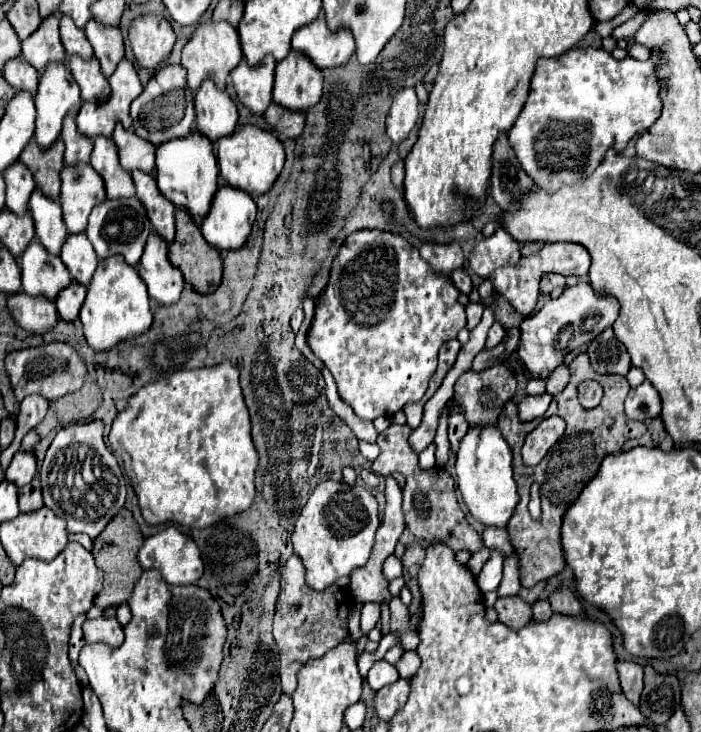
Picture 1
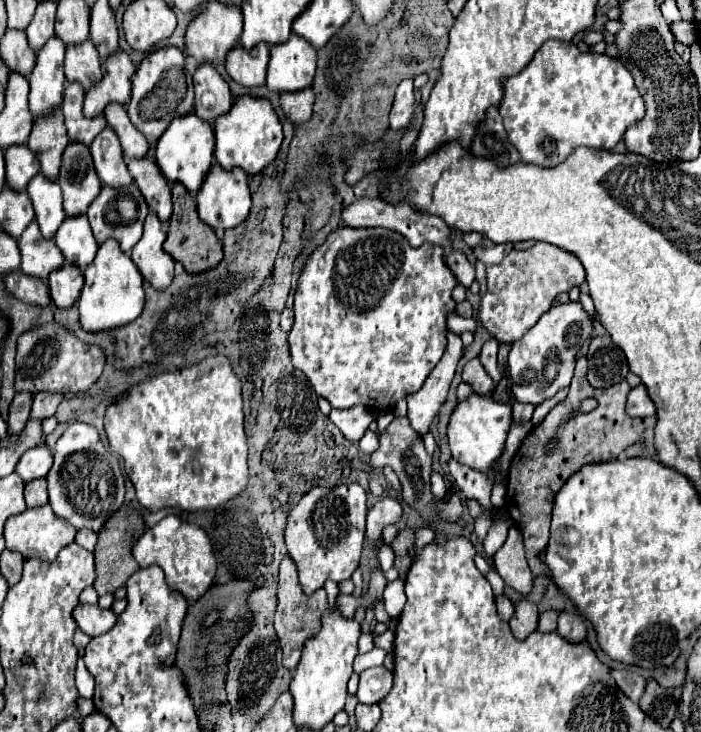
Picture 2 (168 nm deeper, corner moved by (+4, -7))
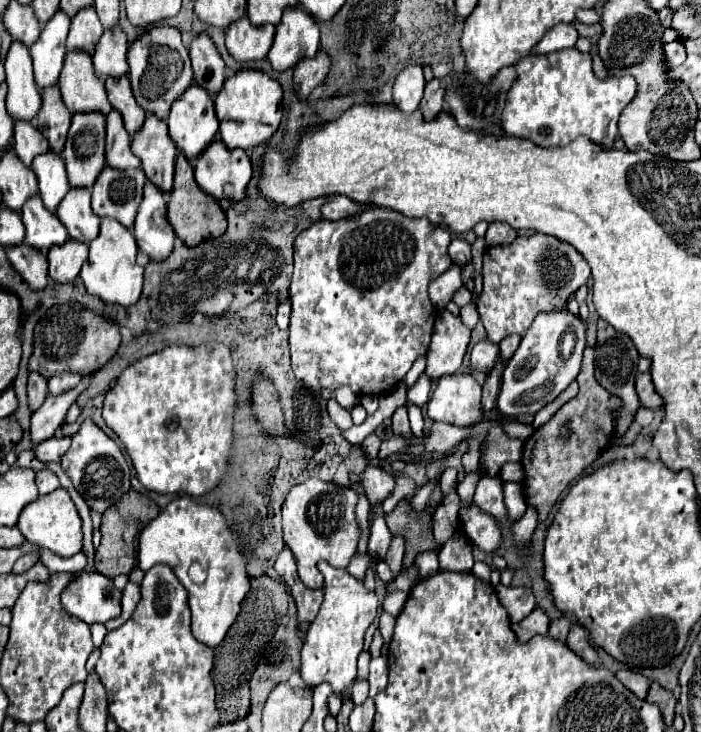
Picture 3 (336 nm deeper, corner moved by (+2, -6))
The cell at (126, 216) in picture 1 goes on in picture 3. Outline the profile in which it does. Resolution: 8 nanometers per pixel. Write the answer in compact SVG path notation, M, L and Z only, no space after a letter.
M106 166L92 188L94 214L118 220L122 226L132 230L144 186L146 176L140 168L120 172Z

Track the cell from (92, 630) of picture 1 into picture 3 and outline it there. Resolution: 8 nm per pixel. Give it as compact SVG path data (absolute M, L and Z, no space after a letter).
M80 572L62 592L62 608L86 624L104 624L120 618L120 590L102 574Z

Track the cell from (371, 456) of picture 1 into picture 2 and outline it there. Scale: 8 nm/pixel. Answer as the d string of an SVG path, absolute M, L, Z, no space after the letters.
M368 429L363 437L359 440L359 446L362 451L372 453L379 446L378 435Z

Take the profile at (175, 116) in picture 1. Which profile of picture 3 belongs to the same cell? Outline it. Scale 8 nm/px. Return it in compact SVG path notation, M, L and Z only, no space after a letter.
M158 26L148 32L144 32L128 50L128 76L132 82L132 92L138 102L138 106L146 114L158 116L158 120L164 120L170 114L170 108L186 88L192 86L192 68L190 68L190 56L186 46L182 44L180 32L172 26Z

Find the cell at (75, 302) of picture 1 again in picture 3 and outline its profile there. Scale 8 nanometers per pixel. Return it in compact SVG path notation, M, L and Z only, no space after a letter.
M66 240L64 246L50 248L48 264L50 264L50 278L56 284L70 284L78 278L82 264L86 262L88 246L76 240Z

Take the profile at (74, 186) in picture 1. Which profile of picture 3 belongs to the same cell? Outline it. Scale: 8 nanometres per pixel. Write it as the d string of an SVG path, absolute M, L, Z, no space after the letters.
M98 112L74 114L68 140L64 146L64 162L68 182L74 188L92 188L104 162L104 116Z

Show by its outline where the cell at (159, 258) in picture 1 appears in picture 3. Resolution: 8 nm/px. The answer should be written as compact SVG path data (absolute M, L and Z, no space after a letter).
M150 182L144 188L144 200L136 214L134 238L148 260L158 262L170 258L174 248L174 232L166 216L166 198Z

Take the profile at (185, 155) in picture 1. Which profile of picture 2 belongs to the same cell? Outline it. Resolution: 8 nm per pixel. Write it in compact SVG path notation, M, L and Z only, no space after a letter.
M188 113L182 117L174 117L172 125L162 133L158 145L156 145L156 161L162 169L162 173L168 177L168 181L180 181L186 185L190 193L198 193L212 161L214 161L214 131L208 121L200 119L196 113Z

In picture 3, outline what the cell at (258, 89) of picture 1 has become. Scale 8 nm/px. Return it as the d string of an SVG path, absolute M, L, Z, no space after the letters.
M246 18L236 20L226 30L226 48L230 56L238 62L254 62L266 58L276 28L266 24L262 28L254 28Z

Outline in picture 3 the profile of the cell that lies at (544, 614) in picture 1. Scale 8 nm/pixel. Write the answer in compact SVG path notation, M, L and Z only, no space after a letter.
M562 616L558 620L552 620L550 622L550 630L548 630L548 636L554 638L554 640L560 640L560 642L566 642L566 636L568 636L568 630L572 626L572 620L568 616Z

